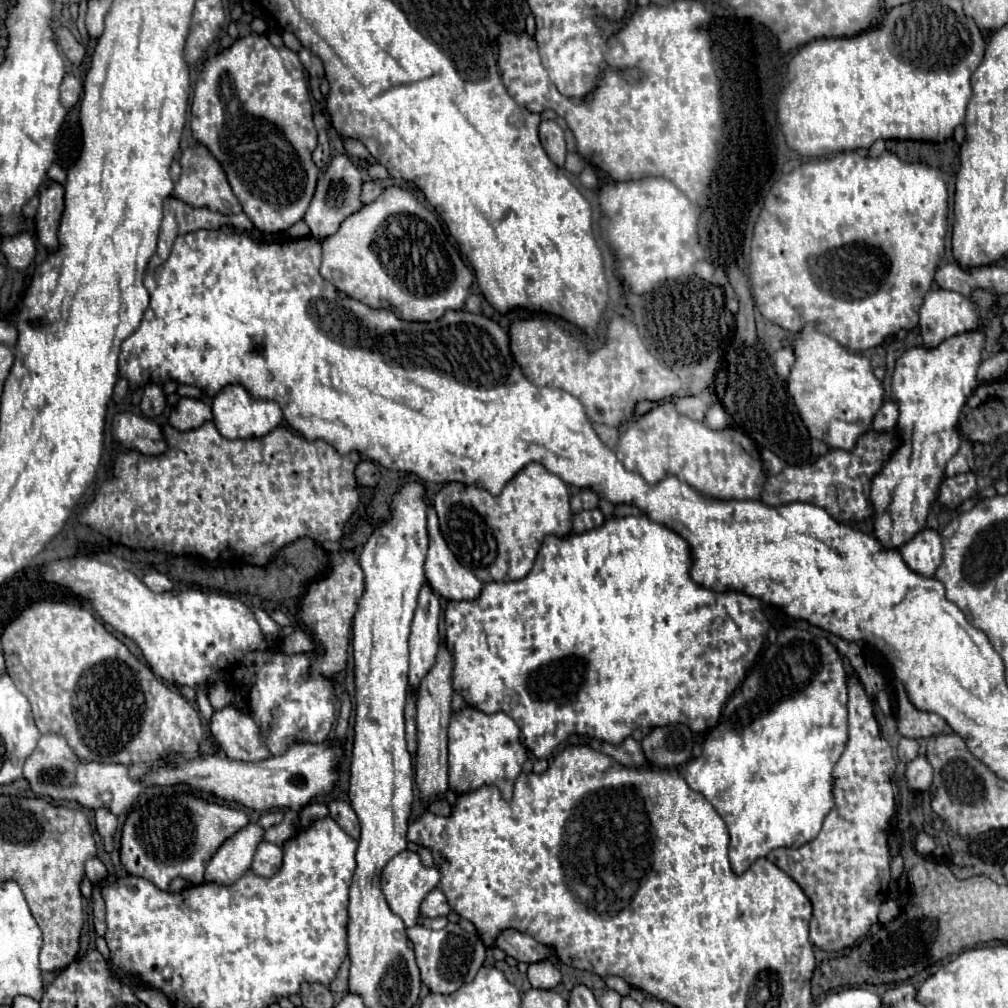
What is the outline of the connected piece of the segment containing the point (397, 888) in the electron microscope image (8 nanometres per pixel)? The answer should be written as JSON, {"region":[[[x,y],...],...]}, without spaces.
{"region":[[[404,850],[400,854],[396,854],[386,866],[384,866],[384,872],[382,872],[382,894],[390,906],[390,910],[402,918],[402,922],[410,928],[410,926],[416,926],[418,920],[420,920],[420,902],[424,900],[424,896],[438,886],[438,880],[440,880],[440,872],[438,868],[426,868],[422,866],[420,862],[420,856],[410,852],[410,850]]]}

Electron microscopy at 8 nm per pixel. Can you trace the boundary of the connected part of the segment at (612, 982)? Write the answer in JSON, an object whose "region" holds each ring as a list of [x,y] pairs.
{"region":[[[618,976],[606,978],[606,984],[608,984],[608,988],[616,990],[620,996],[628,996],[628,994],[630,994],[630,986],[628,986],[628,984],[626,984],[622,978],[618,978]]]}

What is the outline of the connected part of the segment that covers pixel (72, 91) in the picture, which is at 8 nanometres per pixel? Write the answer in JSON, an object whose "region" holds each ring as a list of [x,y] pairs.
{"region":[[[66,74],[62,88],[60,88],[60,102],[66,110],[70,110],[74,104],[78,104],[82,94],[82,82],[74,74]]]}

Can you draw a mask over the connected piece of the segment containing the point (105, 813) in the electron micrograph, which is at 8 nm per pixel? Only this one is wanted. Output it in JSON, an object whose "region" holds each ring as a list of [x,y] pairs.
{"region":[[[108,808],[96,810],[96,830],[98,830],[100,838],[102,838],[102,844],[104,844],[106,852],[112,852],[112,848],[114,848],[116,826],[118,826],[116,816]]]}

